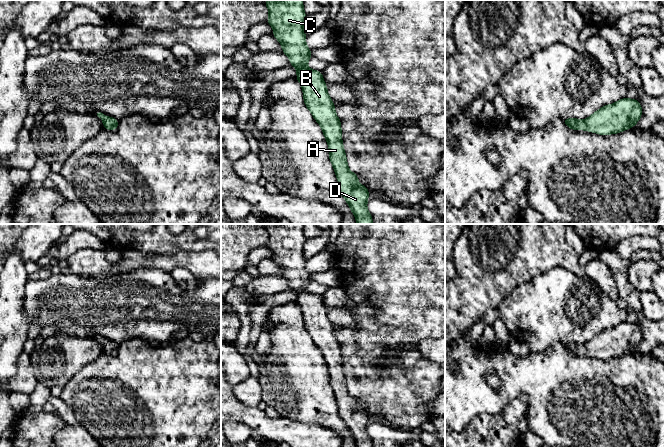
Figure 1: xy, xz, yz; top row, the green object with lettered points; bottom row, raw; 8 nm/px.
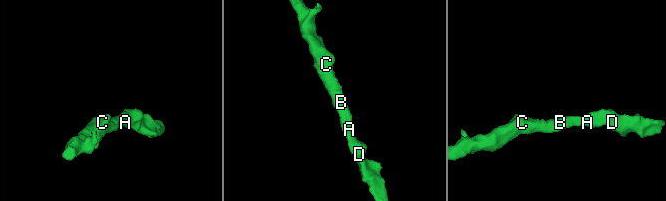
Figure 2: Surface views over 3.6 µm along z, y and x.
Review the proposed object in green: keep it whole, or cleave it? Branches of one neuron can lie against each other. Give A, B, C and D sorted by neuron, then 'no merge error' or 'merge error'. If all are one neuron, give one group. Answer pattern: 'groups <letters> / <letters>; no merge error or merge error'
groups A B C D; no merge error

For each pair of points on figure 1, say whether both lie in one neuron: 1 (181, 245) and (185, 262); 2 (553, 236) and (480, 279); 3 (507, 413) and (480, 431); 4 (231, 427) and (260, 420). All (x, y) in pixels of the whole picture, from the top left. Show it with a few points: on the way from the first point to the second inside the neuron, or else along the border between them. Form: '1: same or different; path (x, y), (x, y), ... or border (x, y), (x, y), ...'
1: different; border (205, 249), (161, 252), (159, 254)
2: same; path (535, 236), (519, 247), (512, 247), (498, 261)
3: same; path (503, 420), (492, 431), (487, 431)
4: different; border (231, 420), (245, 423), (255, 433)

